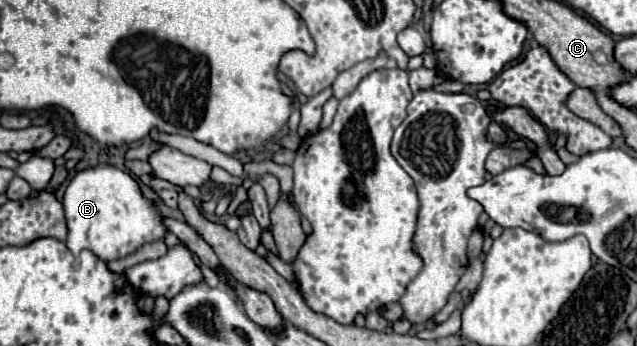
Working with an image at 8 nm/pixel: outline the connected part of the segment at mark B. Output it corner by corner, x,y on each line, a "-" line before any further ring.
113,165
77,171
65,189
63,209
67,219
65,245
75,257
87,249
103,261
113,261
135,253
145,243
163,241
167,235
163,215
155,203
141,193
141,187
131,173

